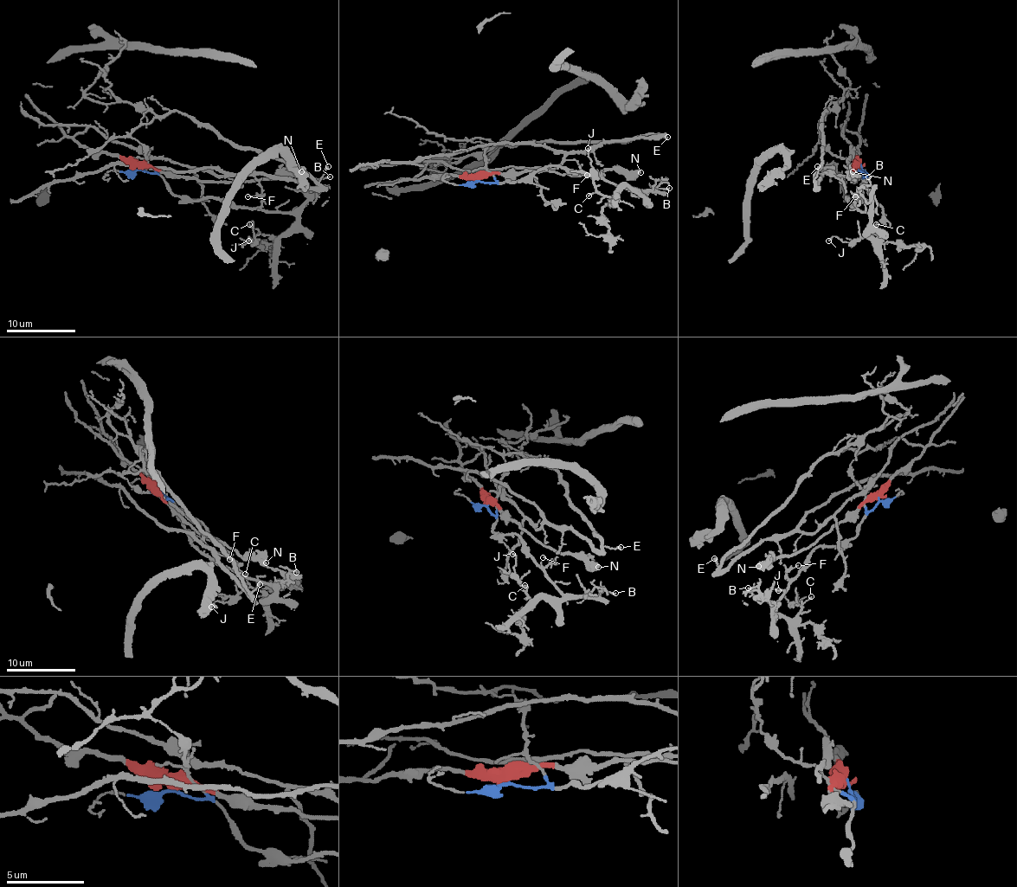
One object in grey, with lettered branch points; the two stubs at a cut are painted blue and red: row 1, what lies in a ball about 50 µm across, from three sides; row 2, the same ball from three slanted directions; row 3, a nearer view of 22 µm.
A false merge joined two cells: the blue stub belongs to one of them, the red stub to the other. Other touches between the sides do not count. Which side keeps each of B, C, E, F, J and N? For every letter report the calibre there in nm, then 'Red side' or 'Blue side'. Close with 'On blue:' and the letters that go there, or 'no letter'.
B: Thickness 130 nm. Blue side
C: Thickness 100 nm. Blue side
E: Thickness 200 nm. Red side
F: Thickness 70 nm. Blue side
J: Thickness 130 nm. Blue side
N: Thickness 600 nm. Red side
On blue: B, C, F, J

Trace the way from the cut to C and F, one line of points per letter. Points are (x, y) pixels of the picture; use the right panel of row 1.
C: (860, 166), (862, 194), (855, 201), (846, 197), (871, 216), (867, 228), (872, 237), (876, 223)
F: (860, 166), (862, 194), (855, 201), (846, 197), (857, 208), (855, 196)

